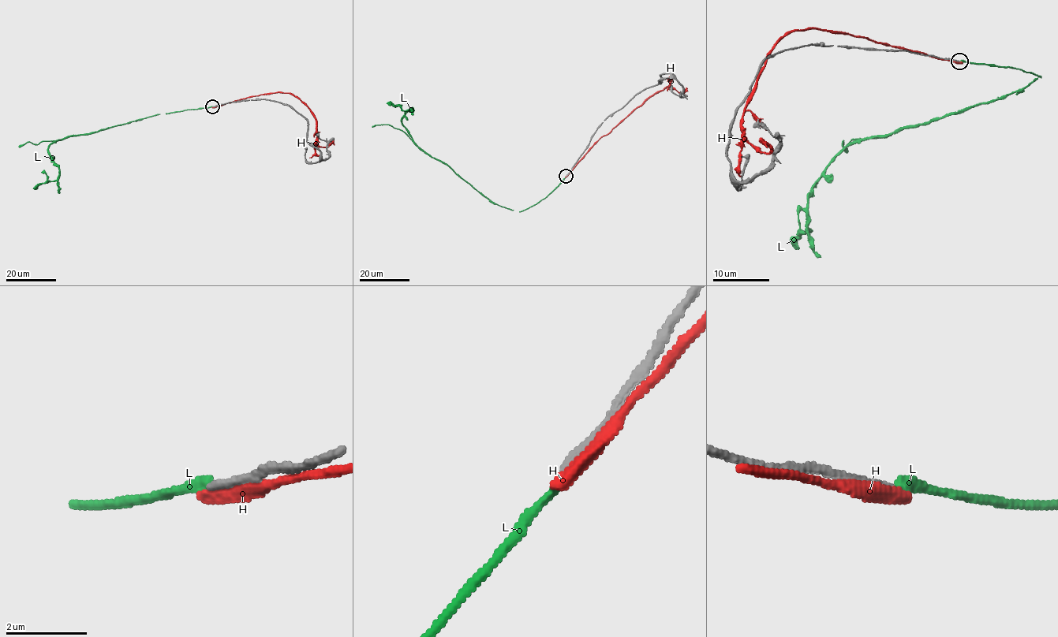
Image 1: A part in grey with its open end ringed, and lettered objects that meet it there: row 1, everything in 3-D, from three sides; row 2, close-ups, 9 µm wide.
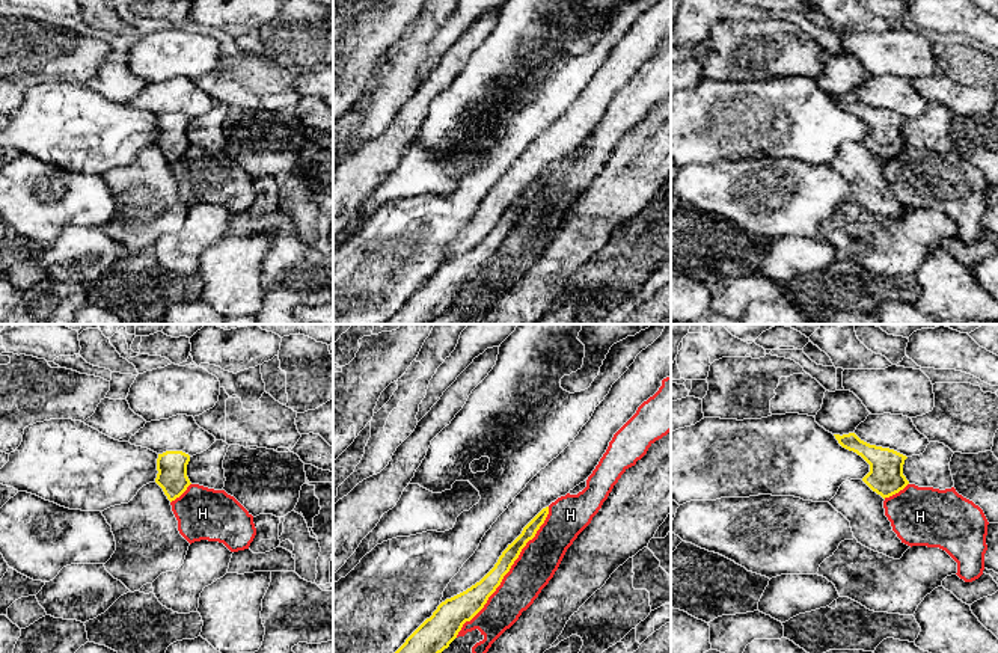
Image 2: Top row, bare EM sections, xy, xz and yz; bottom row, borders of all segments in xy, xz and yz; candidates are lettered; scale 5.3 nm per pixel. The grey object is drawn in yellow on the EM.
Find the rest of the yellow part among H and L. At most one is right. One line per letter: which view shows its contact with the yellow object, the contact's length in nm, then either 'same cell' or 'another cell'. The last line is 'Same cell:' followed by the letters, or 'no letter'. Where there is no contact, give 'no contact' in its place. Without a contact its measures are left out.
H: meets yellow in xz; contact 850 nm long; another cell
L: no contact; another cell
Same cell: no letter

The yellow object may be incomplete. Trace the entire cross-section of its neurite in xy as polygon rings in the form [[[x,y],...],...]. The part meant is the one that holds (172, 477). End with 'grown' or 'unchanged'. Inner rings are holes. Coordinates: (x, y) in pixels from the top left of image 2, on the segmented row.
[[[182,451],[158,454],[155,483],[163,489],[170,502],[179,498],[191,484],[187,477],[188,461],[190,455]]]; unchanged

